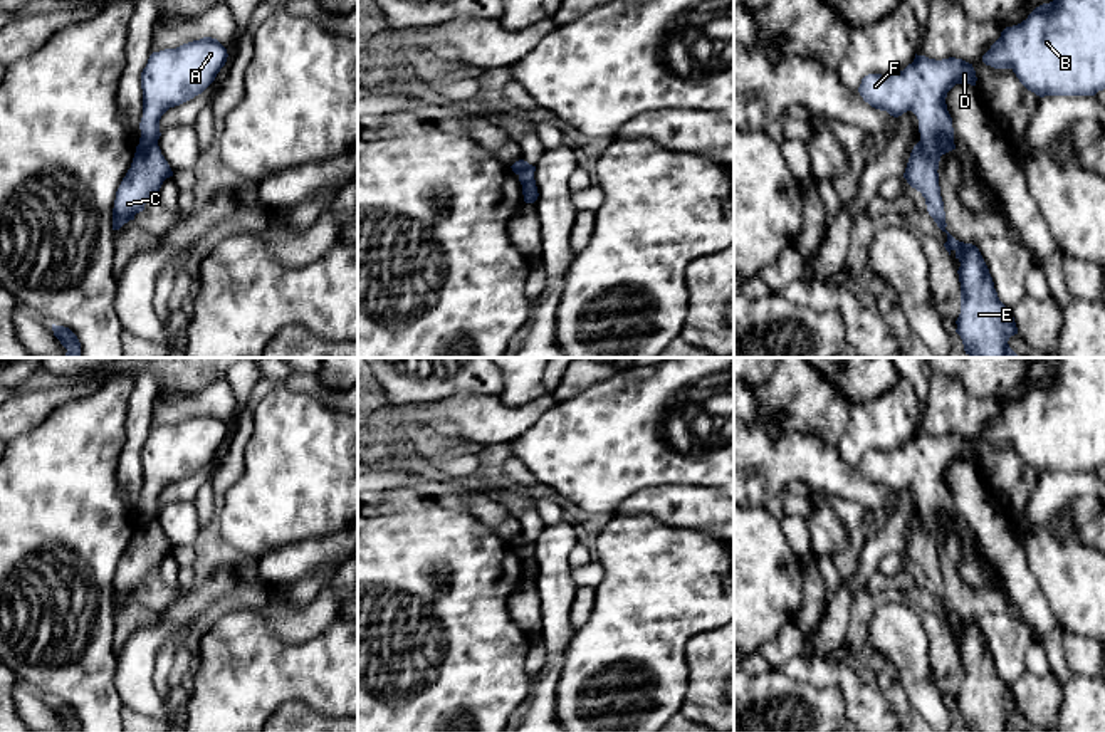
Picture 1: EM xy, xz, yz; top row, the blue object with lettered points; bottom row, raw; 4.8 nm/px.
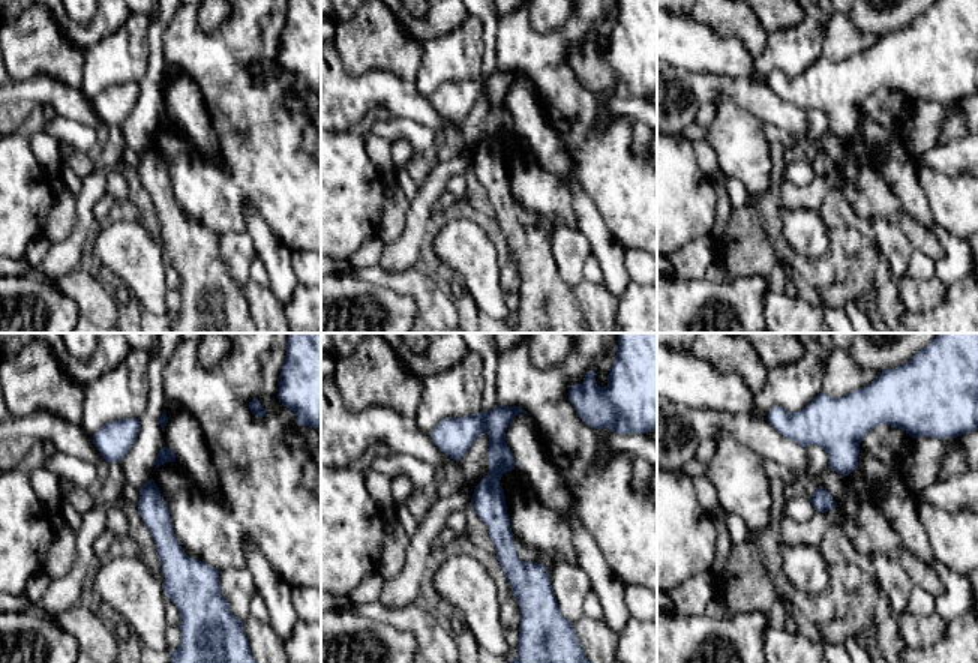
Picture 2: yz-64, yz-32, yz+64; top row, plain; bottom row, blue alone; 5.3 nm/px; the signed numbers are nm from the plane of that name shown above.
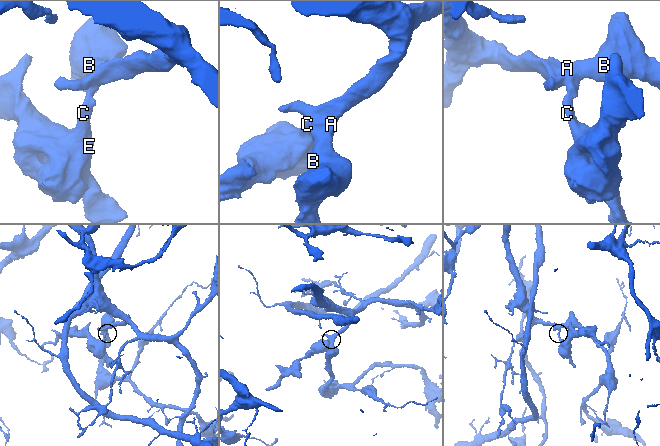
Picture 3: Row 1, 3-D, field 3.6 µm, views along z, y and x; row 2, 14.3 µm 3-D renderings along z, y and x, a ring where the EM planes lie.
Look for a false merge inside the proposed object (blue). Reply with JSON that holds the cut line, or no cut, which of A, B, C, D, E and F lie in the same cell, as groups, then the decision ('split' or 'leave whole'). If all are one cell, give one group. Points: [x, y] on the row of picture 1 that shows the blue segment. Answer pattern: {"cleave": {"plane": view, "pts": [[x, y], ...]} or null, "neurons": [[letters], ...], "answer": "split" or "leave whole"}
{"cleave": {"plane": "yz", "pts": [[919, 141], [939, 156]]}, "neurons": [["A", "B", "D", "F"], ["C", "E"]], "answer": "split"}

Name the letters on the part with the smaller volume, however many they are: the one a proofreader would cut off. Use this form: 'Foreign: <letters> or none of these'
Foreign: C, E

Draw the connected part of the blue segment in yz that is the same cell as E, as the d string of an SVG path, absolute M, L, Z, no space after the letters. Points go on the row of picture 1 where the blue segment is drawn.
M920 141L914 146L903 178L907 183L922 193L925 198L927 212L937 223L937 227L947 233L945 250L956 252L956 259L961 262L957 270L961 282L961 314L956 321L956 332L961 336L964 351L971 358L1019 358L1008 344L1009 337L1018 334L1018 327L1011 309L1008 309L998 297L989 269L979 252L972 243L964 243L956 240L947 230L944 201L939 186L939 161L940 156L924 148Z

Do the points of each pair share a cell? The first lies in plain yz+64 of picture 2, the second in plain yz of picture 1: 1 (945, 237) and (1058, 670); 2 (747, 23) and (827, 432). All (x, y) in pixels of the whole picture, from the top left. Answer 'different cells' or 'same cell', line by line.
1: different cells
2: same cell

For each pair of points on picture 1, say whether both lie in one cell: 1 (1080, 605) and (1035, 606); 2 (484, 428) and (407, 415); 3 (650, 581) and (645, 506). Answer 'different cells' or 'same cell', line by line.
1: different cells
2: same cell
3: different cells

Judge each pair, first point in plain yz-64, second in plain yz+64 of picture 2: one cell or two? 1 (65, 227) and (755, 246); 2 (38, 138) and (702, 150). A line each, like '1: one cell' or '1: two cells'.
1: two cells
2: one cell

